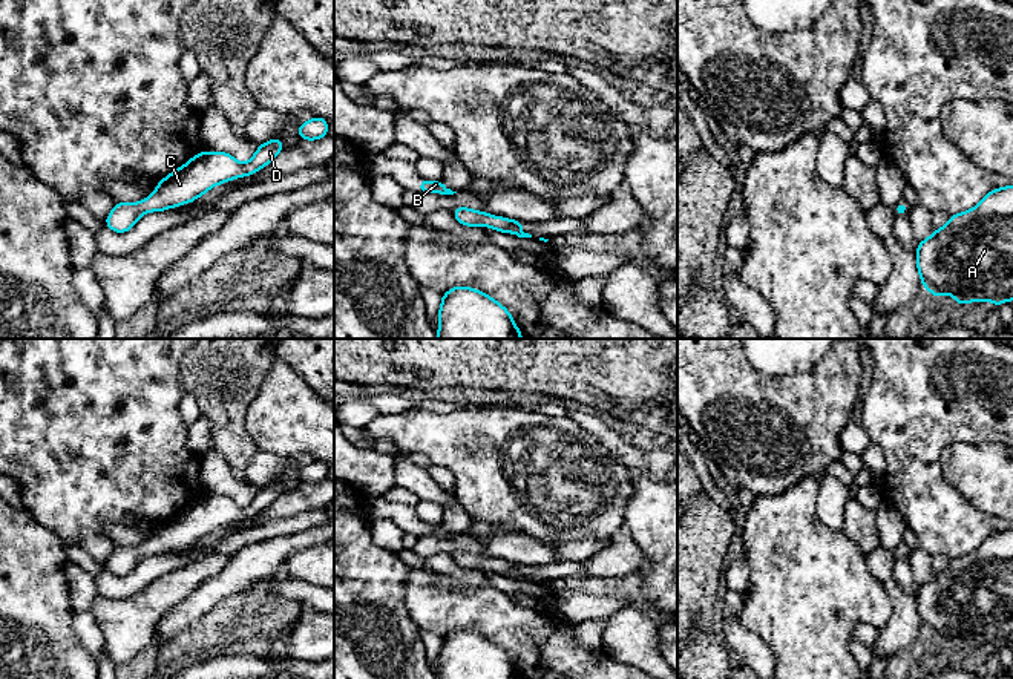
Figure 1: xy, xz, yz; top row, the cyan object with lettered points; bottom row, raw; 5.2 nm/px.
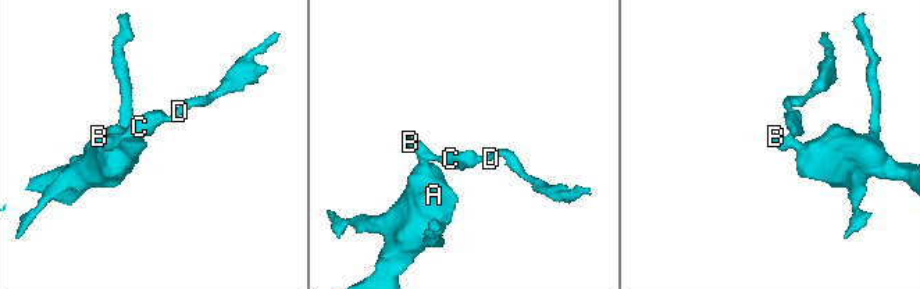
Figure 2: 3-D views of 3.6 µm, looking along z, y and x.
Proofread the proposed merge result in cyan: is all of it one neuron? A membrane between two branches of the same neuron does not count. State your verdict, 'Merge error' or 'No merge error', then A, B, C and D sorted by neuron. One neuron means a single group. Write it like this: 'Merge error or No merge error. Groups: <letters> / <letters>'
No merge error. Groups: A B C D

